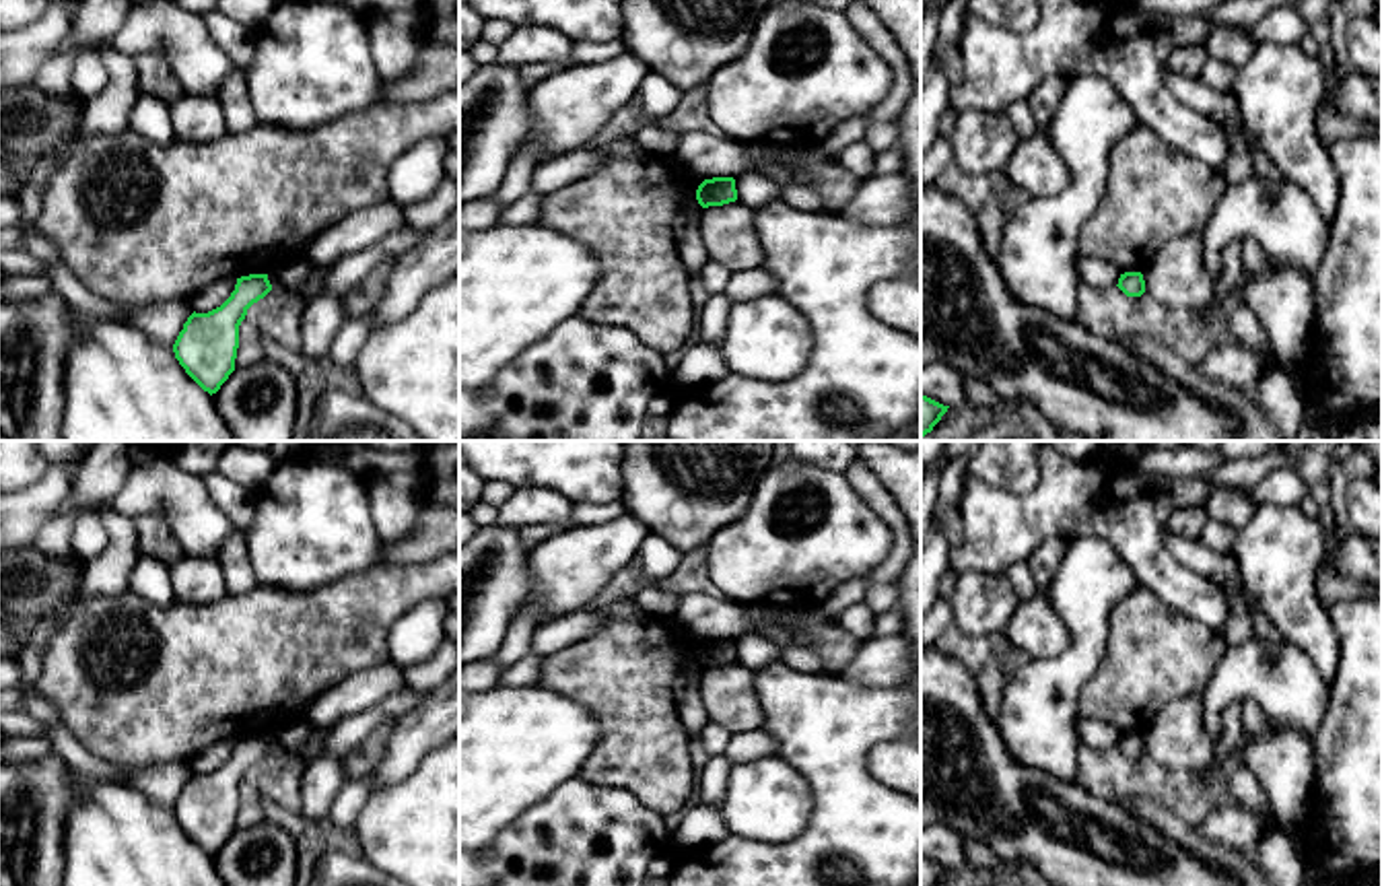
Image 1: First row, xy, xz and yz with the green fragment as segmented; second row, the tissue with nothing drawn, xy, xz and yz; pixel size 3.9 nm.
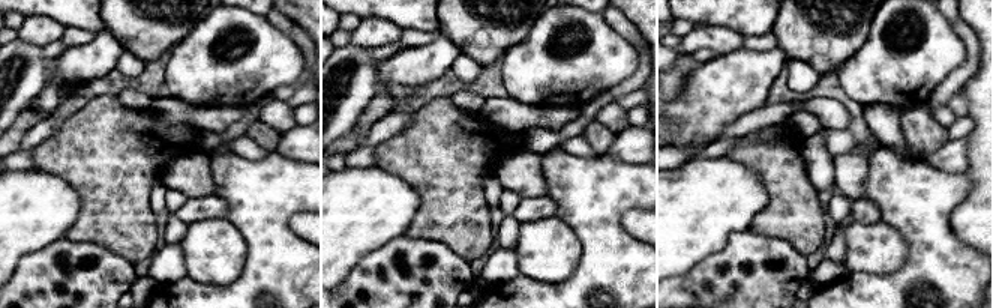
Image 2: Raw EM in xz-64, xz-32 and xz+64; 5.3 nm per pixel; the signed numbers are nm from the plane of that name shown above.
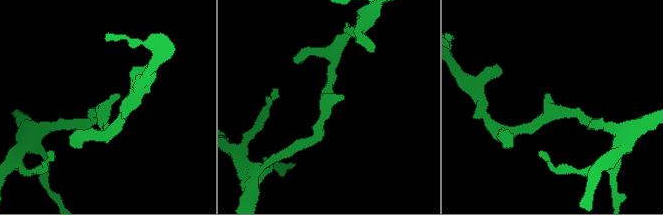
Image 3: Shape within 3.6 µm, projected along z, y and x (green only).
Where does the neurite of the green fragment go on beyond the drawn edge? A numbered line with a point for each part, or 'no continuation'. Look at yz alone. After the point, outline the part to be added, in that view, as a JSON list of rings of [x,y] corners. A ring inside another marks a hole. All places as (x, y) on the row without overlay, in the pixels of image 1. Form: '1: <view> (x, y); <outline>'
no continuation

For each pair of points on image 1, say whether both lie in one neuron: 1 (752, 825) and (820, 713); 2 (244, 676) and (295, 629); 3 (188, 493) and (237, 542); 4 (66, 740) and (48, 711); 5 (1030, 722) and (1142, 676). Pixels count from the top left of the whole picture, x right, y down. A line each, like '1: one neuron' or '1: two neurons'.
1: two neurons
2: one neuron
3: two neurons
4: two neurons
5: two neurons

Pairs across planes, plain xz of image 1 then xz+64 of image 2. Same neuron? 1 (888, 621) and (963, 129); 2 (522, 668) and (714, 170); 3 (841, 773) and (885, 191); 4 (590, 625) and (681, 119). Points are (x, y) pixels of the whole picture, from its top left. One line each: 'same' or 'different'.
1: same
2: different
3: same
4: different

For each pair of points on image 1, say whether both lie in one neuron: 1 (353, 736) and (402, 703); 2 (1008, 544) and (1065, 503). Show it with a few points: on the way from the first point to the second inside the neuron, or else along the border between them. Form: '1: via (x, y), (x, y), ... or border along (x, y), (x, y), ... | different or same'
1: via (365, 724), (390, 709) | same
2: via (1022, 530), (1039, 514), (1051, 509) | same

